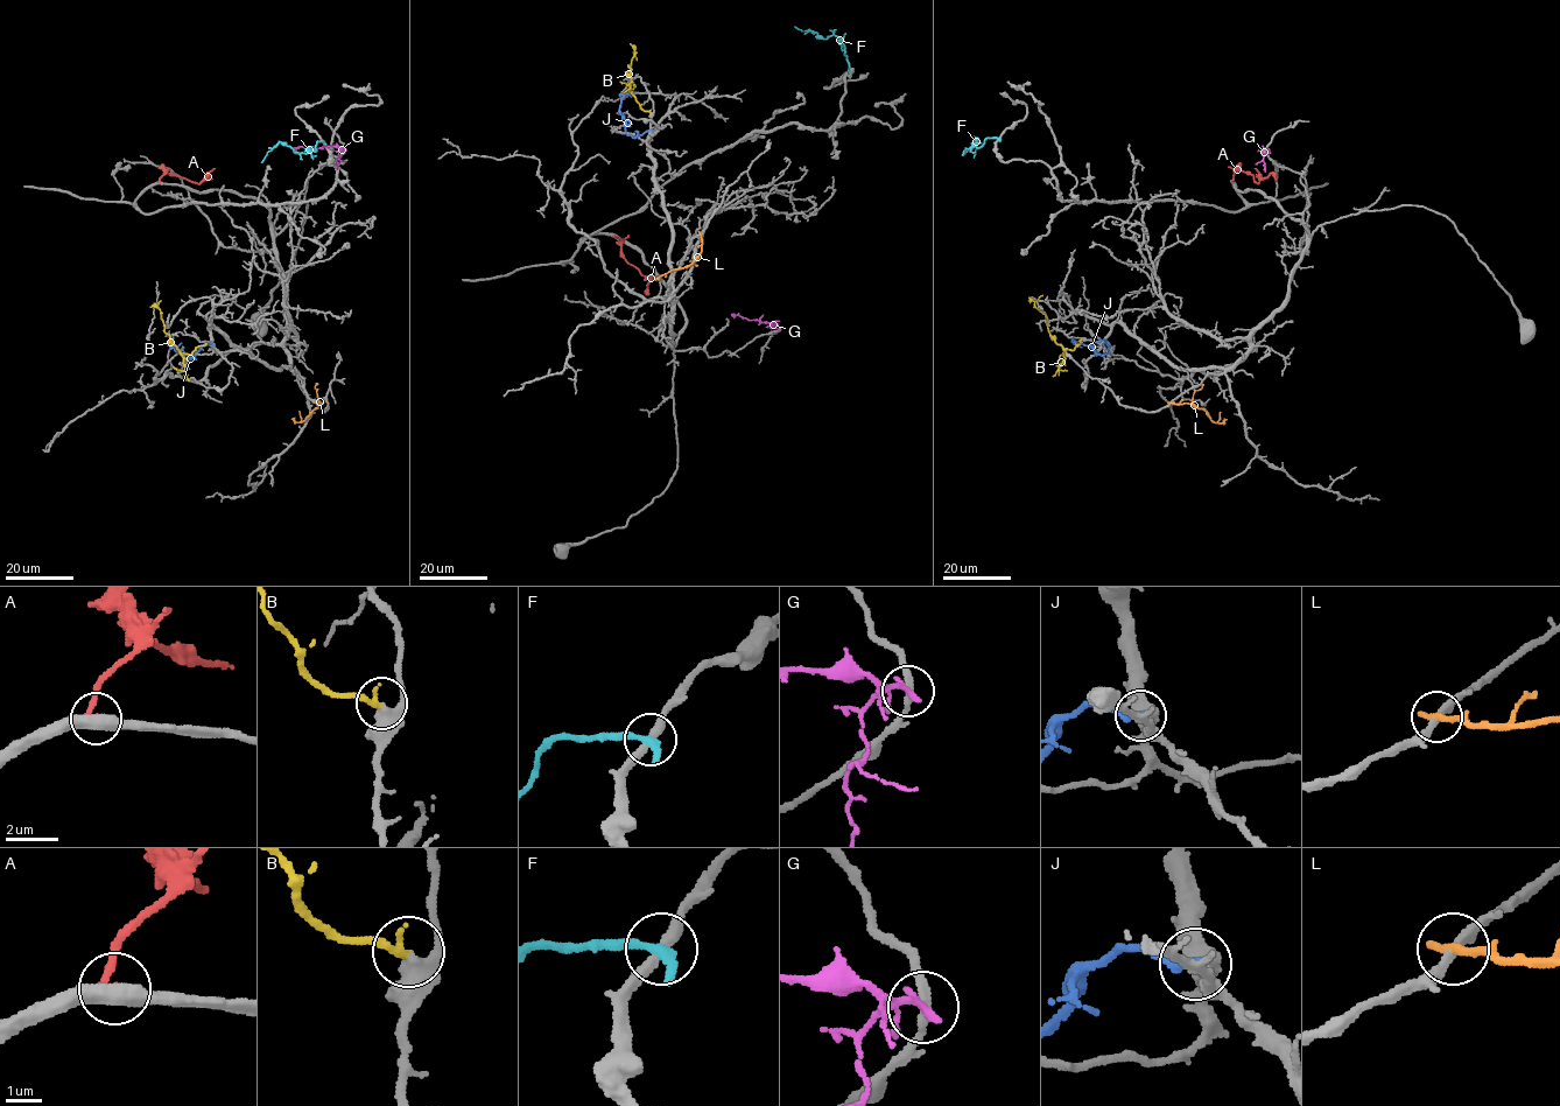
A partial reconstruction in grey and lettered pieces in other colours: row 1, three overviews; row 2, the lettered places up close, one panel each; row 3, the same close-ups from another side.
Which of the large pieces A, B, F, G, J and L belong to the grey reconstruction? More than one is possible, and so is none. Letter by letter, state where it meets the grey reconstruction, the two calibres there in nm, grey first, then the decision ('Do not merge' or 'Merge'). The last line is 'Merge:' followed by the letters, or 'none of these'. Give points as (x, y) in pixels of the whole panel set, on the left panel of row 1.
A: Touches grey at (160, 182). Thickness 550 nm (grey) against 240 nm. Merge
B: Touches grey at (206, 343). Thickness 400 nm (grey) against 260 nm. Do not merge
F: Touches grey at (323, 141). Thickness 320 nm (grey) against 300 nm. Do not merge
G: Touches grey at (344, 148). Thickness 240 nm (grey) against 240 nm. Do not merge
J: Touches grey at (212, 344). Thickness 260 nm (grey) against 280 nm. Do not merge
L: Touches grey at (316, 403). Thickness 280 nm (grey) against 320 nm. Do not merge
Merge: A

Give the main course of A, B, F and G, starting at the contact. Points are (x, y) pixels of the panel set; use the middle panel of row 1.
A: (615, 236), (620, 240), (622, 254), (648, 280), (646, 295)
B: (651, 112), (644, 111), (631, 92), (629, 67), (636, 53), (637, 60)
F: (849, 71), (843, 42), (837, 36), (830, 35), (824, 39), (816, 32), (794, 26)
G: (779, 329), (777, 324), (731, 314)

